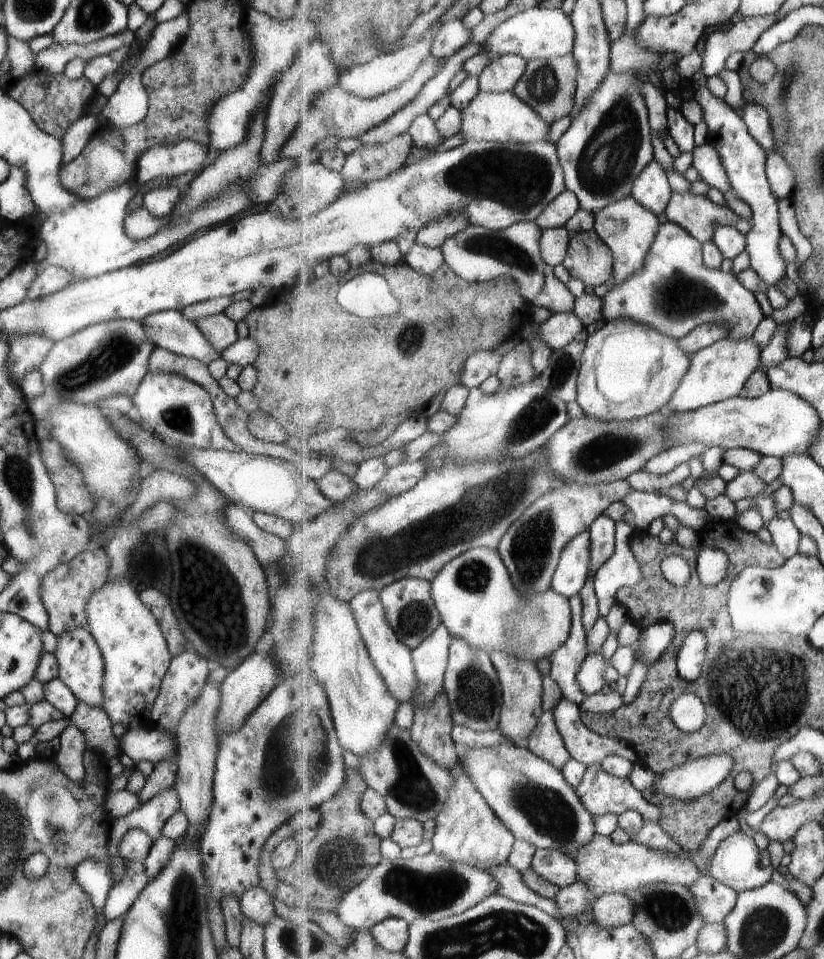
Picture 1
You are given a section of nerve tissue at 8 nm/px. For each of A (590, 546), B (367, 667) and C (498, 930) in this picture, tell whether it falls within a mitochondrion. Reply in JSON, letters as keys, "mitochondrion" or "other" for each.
{"A":"other","B":"other","C":"mitochondrion"}

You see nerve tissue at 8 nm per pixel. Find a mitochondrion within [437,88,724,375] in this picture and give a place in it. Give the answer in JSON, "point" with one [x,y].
{"point":[518,180]}

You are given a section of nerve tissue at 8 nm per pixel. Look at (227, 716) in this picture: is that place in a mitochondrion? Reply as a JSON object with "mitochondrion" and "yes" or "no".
{"mitochondrion":"no"}

